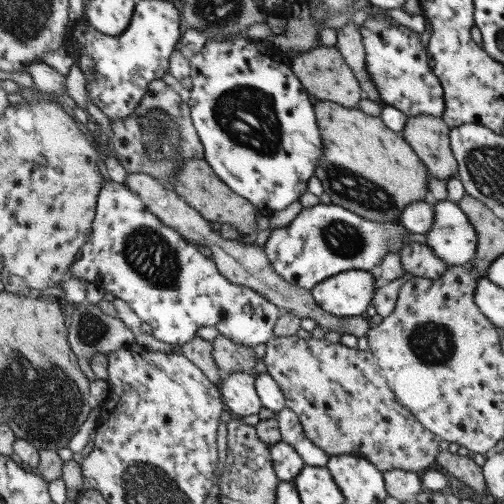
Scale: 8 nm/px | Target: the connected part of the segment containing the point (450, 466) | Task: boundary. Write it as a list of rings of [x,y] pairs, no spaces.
[[[446,450],[439,452],[435,461],[464,485],[477,493],[487,493],[481,467],[473,463],[473,459]]]

